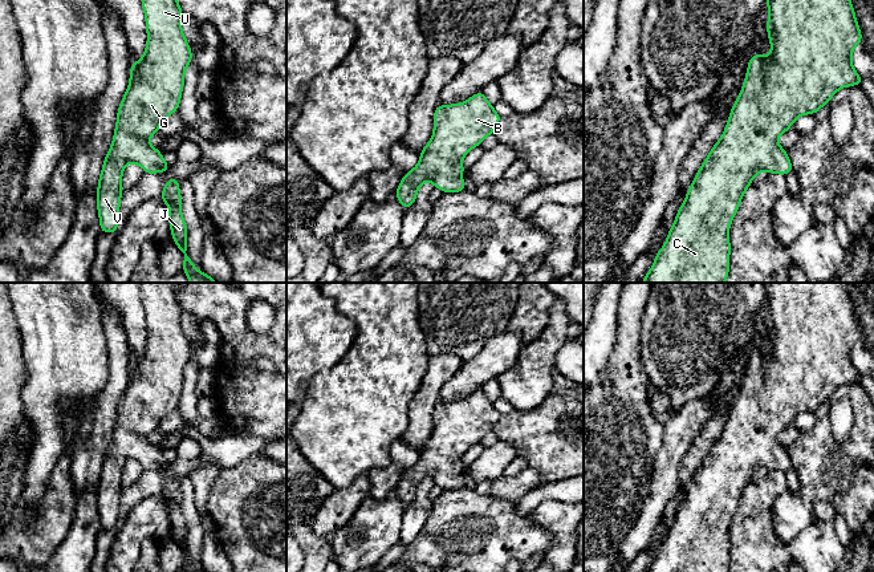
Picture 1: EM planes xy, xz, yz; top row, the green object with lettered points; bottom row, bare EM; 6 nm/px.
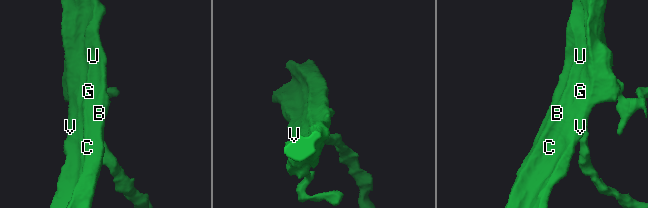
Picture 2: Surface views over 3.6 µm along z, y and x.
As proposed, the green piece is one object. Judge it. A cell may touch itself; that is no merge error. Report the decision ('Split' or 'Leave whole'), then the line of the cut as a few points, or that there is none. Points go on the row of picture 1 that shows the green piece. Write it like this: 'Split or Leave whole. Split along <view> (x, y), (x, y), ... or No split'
Leave whole. No split

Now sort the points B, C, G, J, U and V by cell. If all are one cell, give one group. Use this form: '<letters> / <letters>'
B C G J U V

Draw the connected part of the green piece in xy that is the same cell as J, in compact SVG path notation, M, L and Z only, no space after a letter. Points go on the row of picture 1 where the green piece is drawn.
M172 178L164 183L160 200L170 208L170 231L176 247L183 252L183 272L188 276L190 283L218 283L210 277L204 271L198 272L192 260L187 253L187 227L180 211L182 196L179 191L179 180Z

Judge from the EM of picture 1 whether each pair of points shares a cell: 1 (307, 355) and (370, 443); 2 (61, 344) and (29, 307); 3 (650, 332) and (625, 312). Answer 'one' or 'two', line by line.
1: two
2: one
3: two

